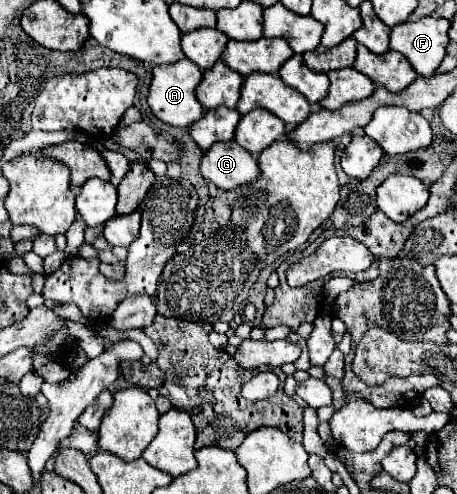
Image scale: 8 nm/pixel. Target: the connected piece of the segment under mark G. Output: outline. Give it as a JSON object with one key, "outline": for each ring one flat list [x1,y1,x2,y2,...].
{"outline":[[235,140,213,144,201,158,201,174,221,190,235,190,261,178,259,162]]}

